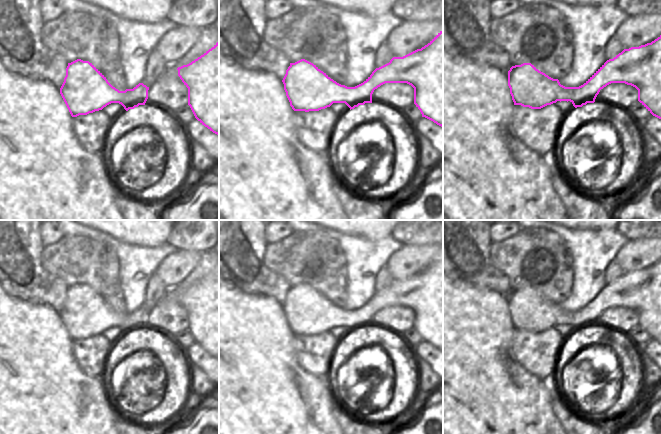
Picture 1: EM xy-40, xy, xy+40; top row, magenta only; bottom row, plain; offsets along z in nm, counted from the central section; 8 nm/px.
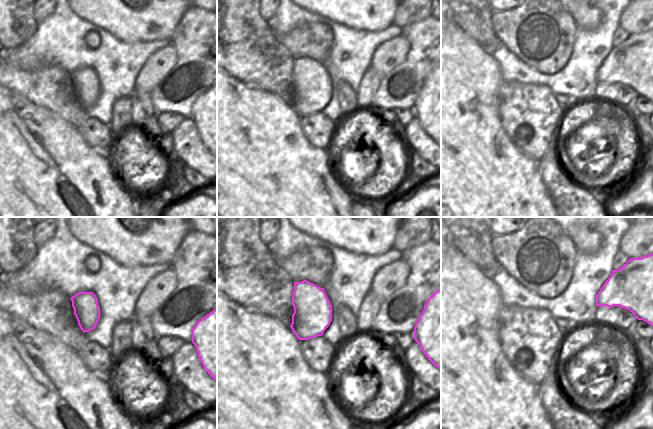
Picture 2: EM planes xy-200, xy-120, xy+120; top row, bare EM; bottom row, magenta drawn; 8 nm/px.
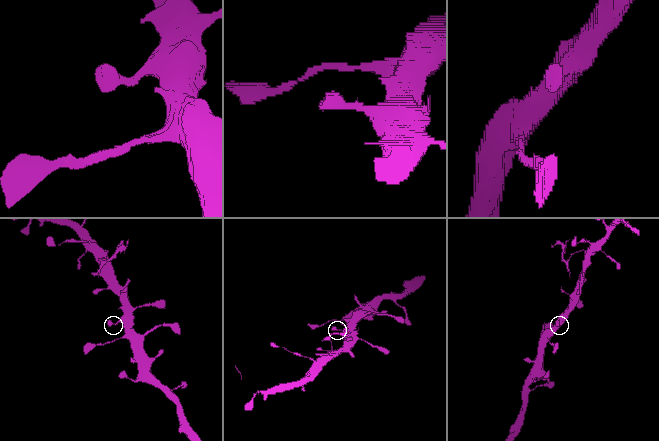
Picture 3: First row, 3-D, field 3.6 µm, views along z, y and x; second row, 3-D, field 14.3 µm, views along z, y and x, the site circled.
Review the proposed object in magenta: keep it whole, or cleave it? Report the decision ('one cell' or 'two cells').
one cell

